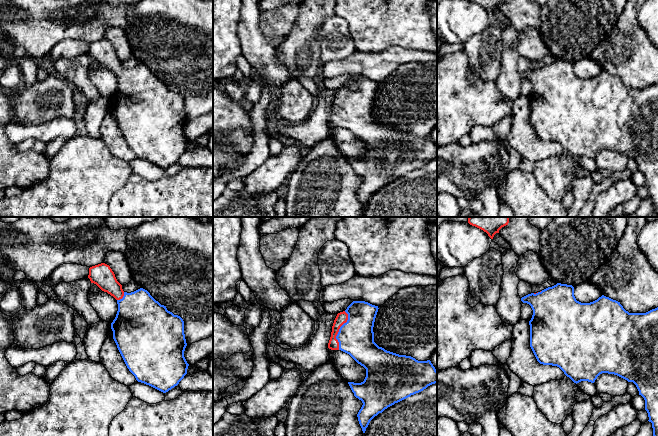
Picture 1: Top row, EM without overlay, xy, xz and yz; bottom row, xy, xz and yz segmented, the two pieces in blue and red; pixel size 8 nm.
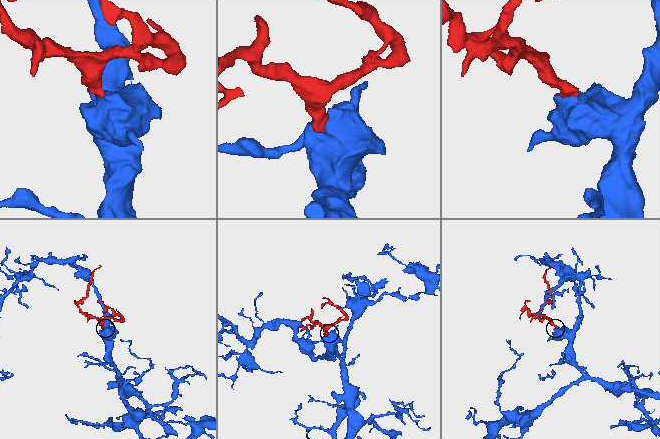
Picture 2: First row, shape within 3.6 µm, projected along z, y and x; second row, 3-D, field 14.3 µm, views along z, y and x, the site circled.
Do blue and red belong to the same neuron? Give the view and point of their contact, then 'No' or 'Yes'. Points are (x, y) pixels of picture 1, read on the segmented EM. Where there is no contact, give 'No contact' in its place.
Touches blue at xz (339, 330). Yes

